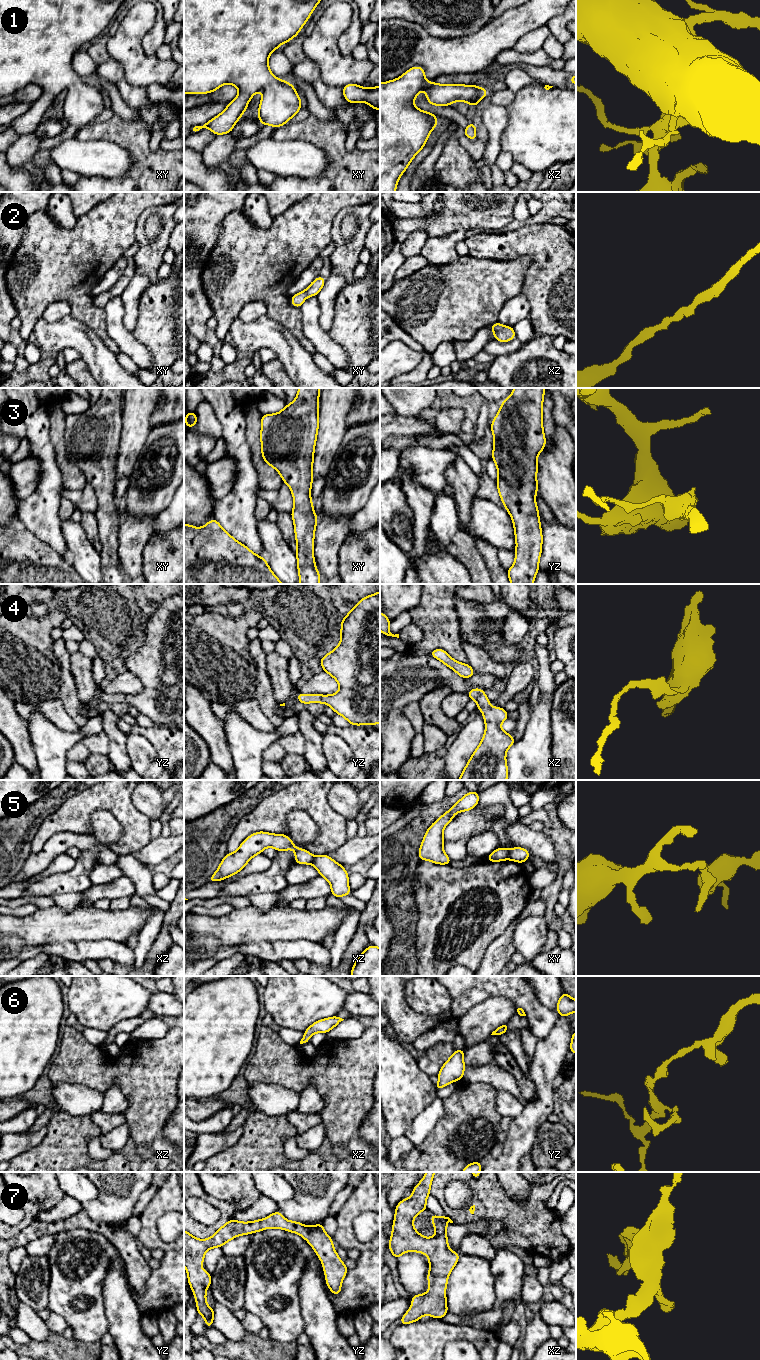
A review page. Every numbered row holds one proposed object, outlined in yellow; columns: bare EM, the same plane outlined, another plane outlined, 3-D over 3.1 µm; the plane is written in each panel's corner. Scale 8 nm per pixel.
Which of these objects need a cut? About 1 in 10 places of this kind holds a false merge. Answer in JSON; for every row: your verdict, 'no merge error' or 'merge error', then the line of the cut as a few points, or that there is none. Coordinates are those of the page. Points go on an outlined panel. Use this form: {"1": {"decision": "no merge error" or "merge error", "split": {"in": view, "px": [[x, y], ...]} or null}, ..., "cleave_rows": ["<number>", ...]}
{"1": {"decision": "no merge error", "split": null}, "2": {"decision": "no merge error", "split": null}, "3": {"decision": "no merge error", "split": null}, "4": {"decision": "no merge error", "split": null}, "5": {"decision": "merge error", "split": {"in": "xy", "px": [[510, 849], [506, 858]]}}, "6": {"decision": "no merge error", "split": null}, "7": {"decision": "no merge error", "split": null}, "cleave_rows": ["5"]}

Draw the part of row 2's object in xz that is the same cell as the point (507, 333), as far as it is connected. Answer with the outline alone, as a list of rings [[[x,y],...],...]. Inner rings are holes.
[[[499,322],[491,325],[491,329],[494,333],[494,340],[497,339],[502,343],[506,343],[516,337],[514,327],[503,326]]]

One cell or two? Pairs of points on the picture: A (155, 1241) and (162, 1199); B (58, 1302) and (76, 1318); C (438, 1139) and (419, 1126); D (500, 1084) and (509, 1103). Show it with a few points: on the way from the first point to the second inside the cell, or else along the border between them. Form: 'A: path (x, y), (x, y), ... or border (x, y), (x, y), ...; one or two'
A: path (151, 1231), (151, 1214), (155, 1209); one
B: path (63, 1304), (72, 1313); one
C: border (444, 1115), (424, 1140), (414, 1148); two
D: border (498, 1090), (509, 1092), (522, 1102); two

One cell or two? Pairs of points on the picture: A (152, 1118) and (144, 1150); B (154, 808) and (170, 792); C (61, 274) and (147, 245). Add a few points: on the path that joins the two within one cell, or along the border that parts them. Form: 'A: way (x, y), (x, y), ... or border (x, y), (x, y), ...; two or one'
A: way (144, 1126), (144, 1142); one
B: border (161, 791), (161, 796), (168, 803); two
C: border (139, 218), (136, 224), (134, 241); two

